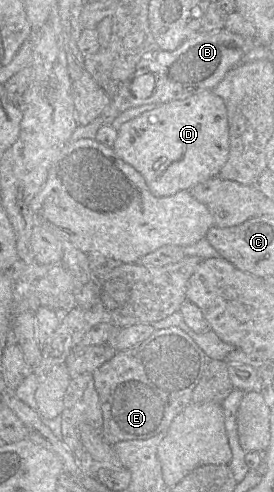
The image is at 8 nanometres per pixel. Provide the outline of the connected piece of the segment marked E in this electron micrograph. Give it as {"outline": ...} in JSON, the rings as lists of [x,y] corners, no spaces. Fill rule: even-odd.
{"outline":[[[176,326],[156,329],[139,345],[118,351],[93,372],[103,415],[102,435],[105,441],[113,446],[123,441],[146,440],[168,430],[174,418],[192,403],[192,392],[209,361],[193,339]]]}

